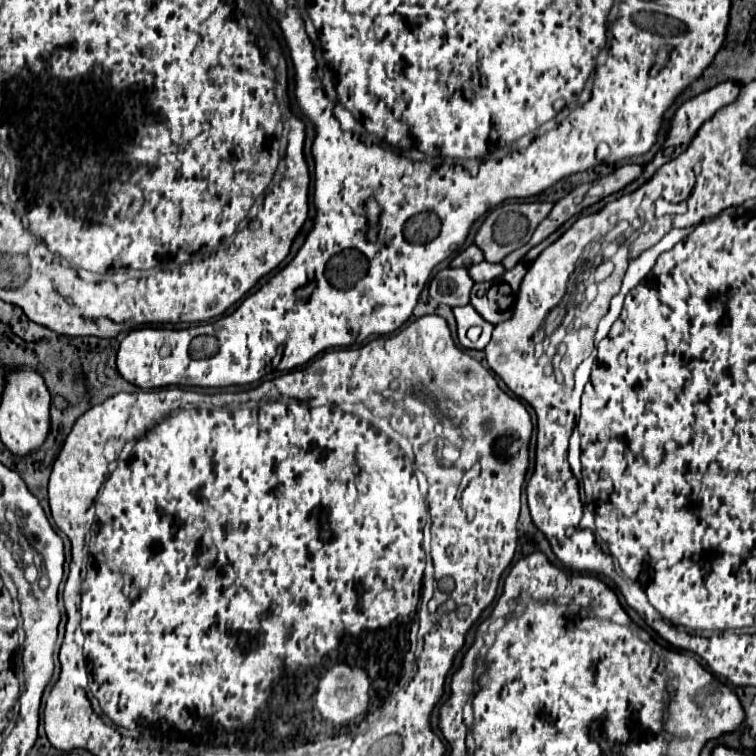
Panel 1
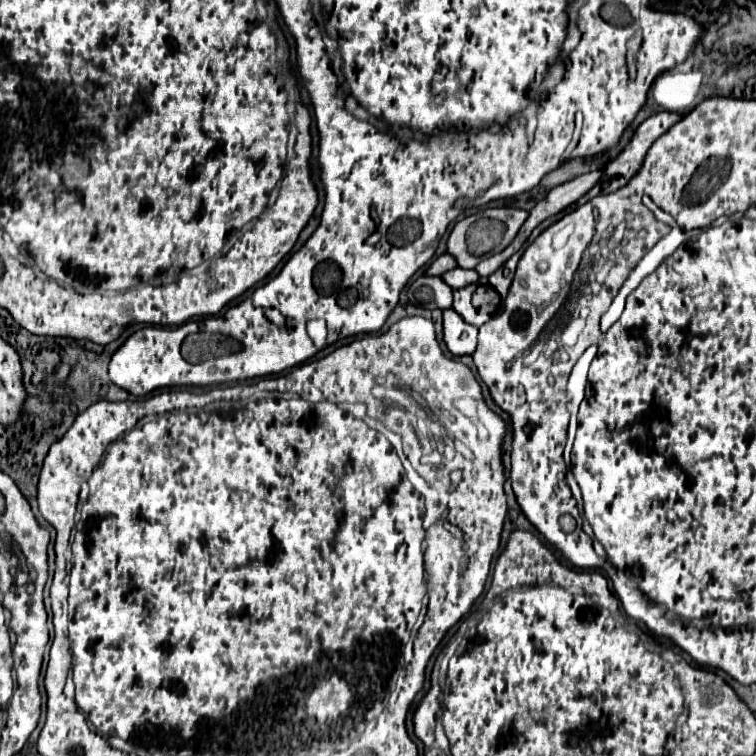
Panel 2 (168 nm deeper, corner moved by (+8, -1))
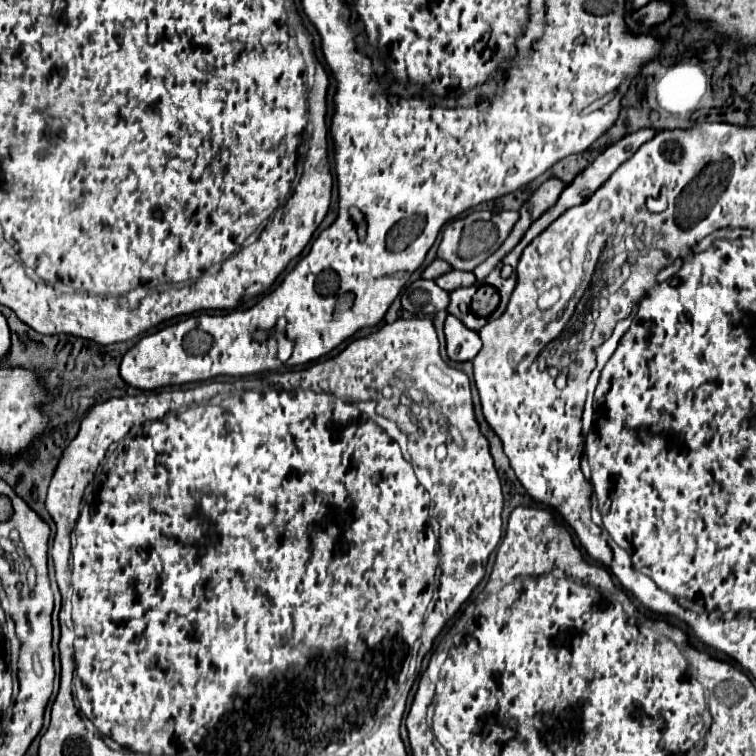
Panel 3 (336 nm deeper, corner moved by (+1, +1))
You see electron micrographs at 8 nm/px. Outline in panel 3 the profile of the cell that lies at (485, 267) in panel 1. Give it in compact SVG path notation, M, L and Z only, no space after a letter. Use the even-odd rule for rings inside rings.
M454 269L444 273L444 275L440 275L436 279L436 285L440 289L448 291L448 293L454 291L454 289L460 289L460 287L470 287L474 283L476 283L476 277L472 273L468 273L468 271L454 271Z

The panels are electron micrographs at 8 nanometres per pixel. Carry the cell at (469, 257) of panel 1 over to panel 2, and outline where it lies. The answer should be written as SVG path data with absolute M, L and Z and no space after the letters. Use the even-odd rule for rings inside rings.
M445 253L445 255L437 257L437 259L431 263L431 267L427 269L427 275L443 275L445 271L455 269L455 267L457 267L457 259L455 259L453 255Z

